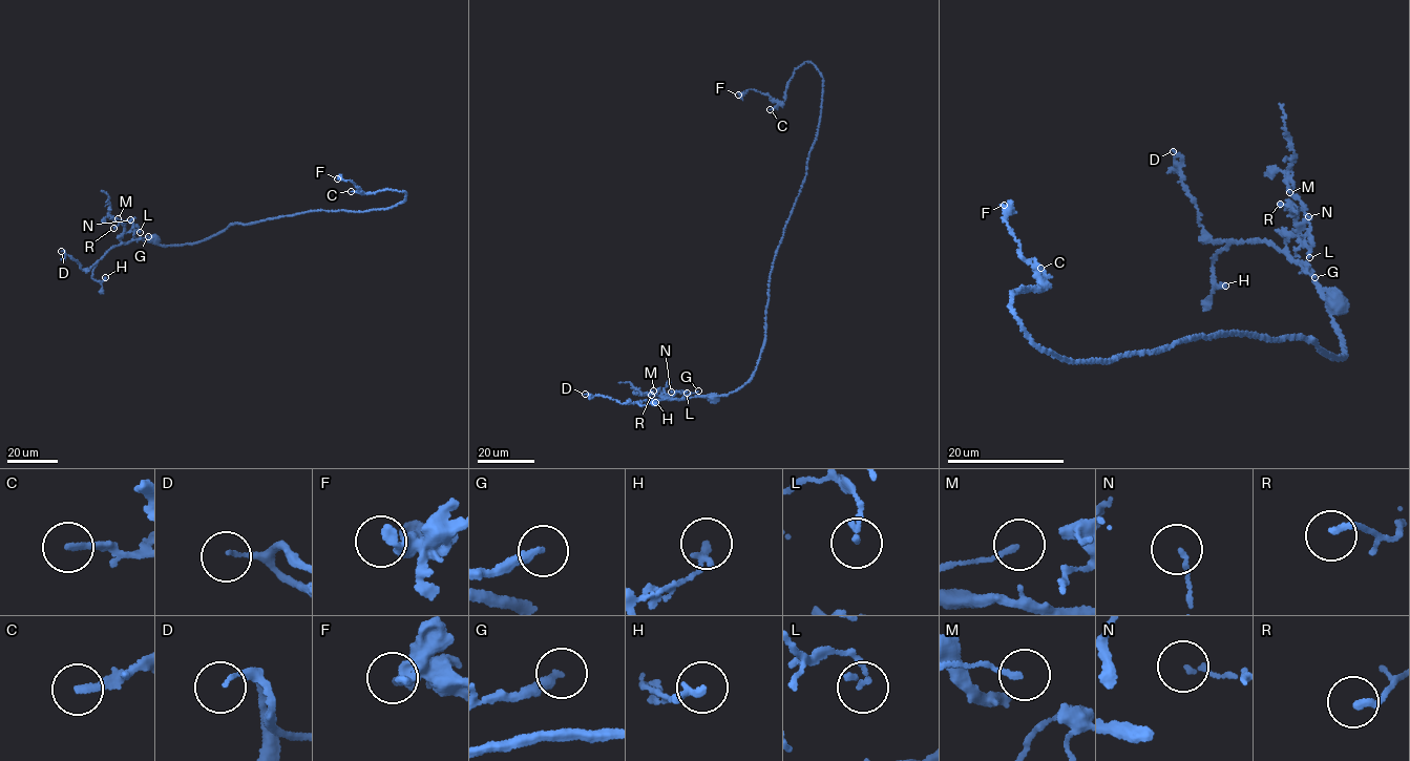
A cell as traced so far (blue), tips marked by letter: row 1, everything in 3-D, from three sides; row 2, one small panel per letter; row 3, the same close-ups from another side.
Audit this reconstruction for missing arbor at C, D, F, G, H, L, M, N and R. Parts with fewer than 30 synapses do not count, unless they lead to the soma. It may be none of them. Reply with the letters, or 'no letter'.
C

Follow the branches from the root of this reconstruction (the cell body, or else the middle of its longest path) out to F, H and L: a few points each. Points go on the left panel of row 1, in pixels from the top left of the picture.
F: (155, 238), (192, 245), (236, 223), (386, 209), (405, 199), (404, 192), (365, 194), (337, 178)
H: (155, 238), (150, 241), (129, 240), (107, 250), (99, 259), (91, 276), (98, 281), (105, 277)
L: (155, 238), (124, 244), (120, 239), (132, 229), (140, 232)

